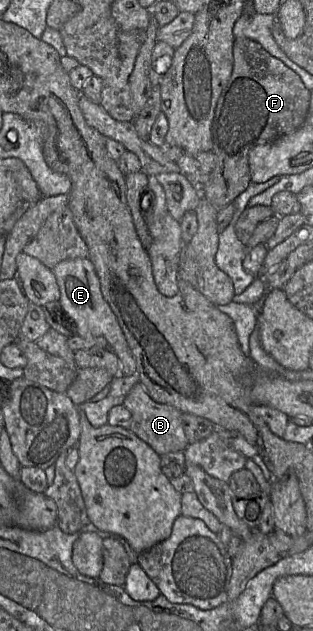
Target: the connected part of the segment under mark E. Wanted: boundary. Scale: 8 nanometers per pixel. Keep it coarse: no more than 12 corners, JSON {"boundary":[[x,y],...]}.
{"boundary":[[88,257],[51,270],[61,310],[83,338],[103,336],[137,375],[135,358]]}

